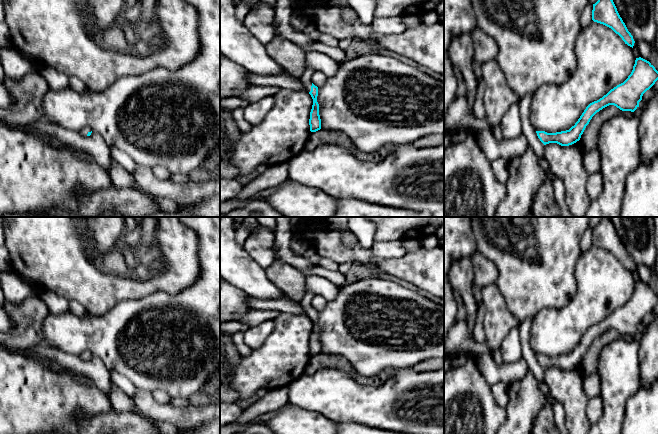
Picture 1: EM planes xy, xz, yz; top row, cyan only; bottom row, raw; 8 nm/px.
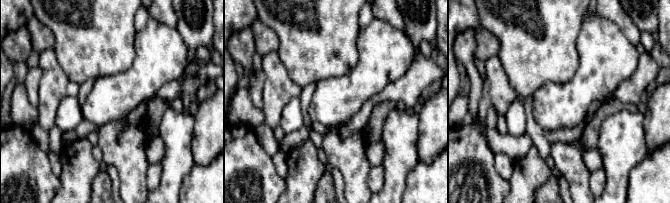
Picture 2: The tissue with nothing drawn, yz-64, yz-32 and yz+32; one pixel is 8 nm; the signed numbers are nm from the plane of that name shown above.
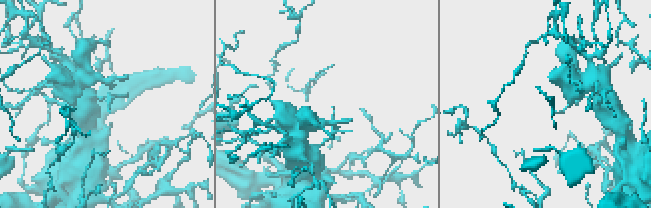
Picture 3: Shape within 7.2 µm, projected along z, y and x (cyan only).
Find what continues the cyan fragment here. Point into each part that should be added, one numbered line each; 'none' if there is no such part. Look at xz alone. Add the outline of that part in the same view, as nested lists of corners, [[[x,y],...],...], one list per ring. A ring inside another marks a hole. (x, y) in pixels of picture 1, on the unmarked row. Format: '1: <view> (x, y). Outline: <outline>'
1: xz (306, 302). Outline: [[[305,293],[305,295],[303,296],[300,304],[301,306],[304,308],[305,310],[305,314],[310,316],[311,315],[311,310],[312,310],[312,299],[315,297],[316,295],[312,294],[312,293]]]

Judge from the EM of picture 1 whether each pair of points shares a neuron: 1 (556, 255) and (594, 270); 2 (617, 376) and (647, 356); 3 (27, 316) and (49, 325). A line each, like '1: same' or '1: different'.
1: different
2: different
3: different

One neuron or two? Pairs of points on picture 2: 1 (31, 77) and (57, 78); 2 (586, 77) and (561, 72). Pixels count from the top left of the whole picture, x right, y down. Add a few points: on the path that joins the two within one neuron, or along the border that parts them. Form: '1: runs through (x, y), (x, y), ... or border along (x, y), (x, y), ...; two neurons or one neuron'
1: border along (38, 65), (41, 70), (38, 89), (39, 100); two neurons
2: border along (578, 51), (575, 73), (563, 82), (551, 82); two neurons

